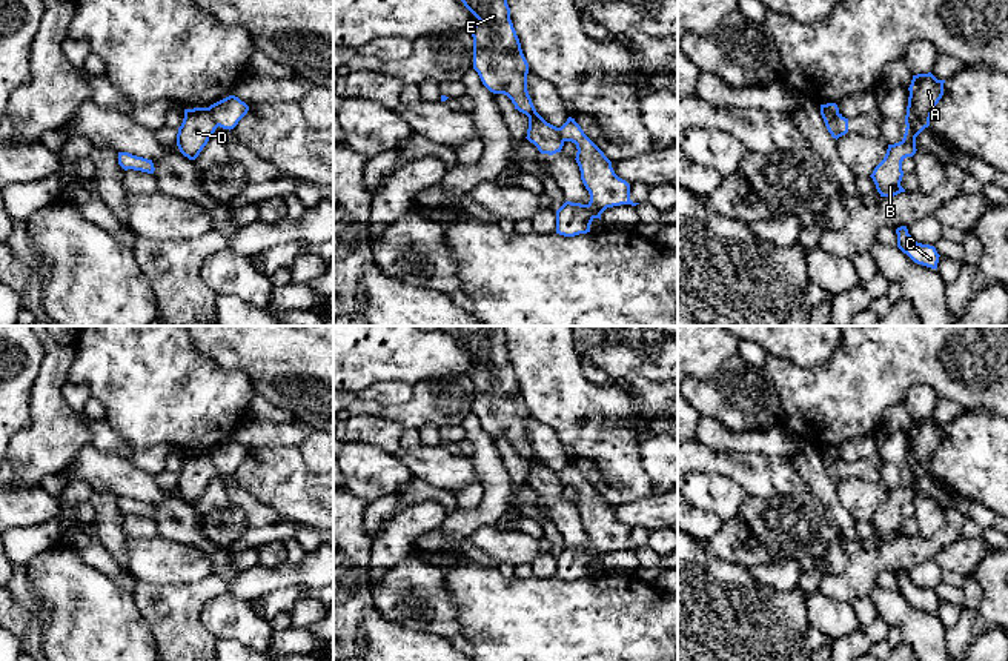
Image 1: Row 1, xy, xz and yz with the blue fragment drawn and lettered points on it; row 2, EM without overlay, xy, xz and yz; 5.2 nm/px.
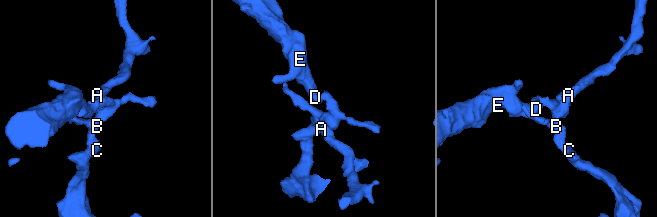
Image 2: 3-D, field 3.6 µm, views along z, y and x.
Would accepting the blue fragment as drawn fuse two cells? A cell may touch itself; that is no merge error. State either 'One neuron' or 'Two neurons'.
Two neurons

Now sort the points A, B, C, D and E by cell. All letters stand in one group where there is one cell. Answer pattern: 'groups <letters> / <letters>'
groups A B C / D E

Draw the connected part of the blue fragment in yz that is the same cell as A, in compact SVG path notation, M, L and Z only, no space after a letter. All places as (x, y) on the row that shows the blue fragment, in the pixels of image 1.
M931 72L913 75L908 88L905 134L899 143L888 144L884 160L870 175L880 197L894 197L905 189L900 186L902 161L916 154L916 137L930 126L931 114L943 95L945 80L937 80Z

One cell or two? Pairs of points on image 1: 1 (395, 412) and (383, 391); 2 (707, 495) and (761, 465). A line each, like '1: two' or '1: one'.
1: two
2: two

